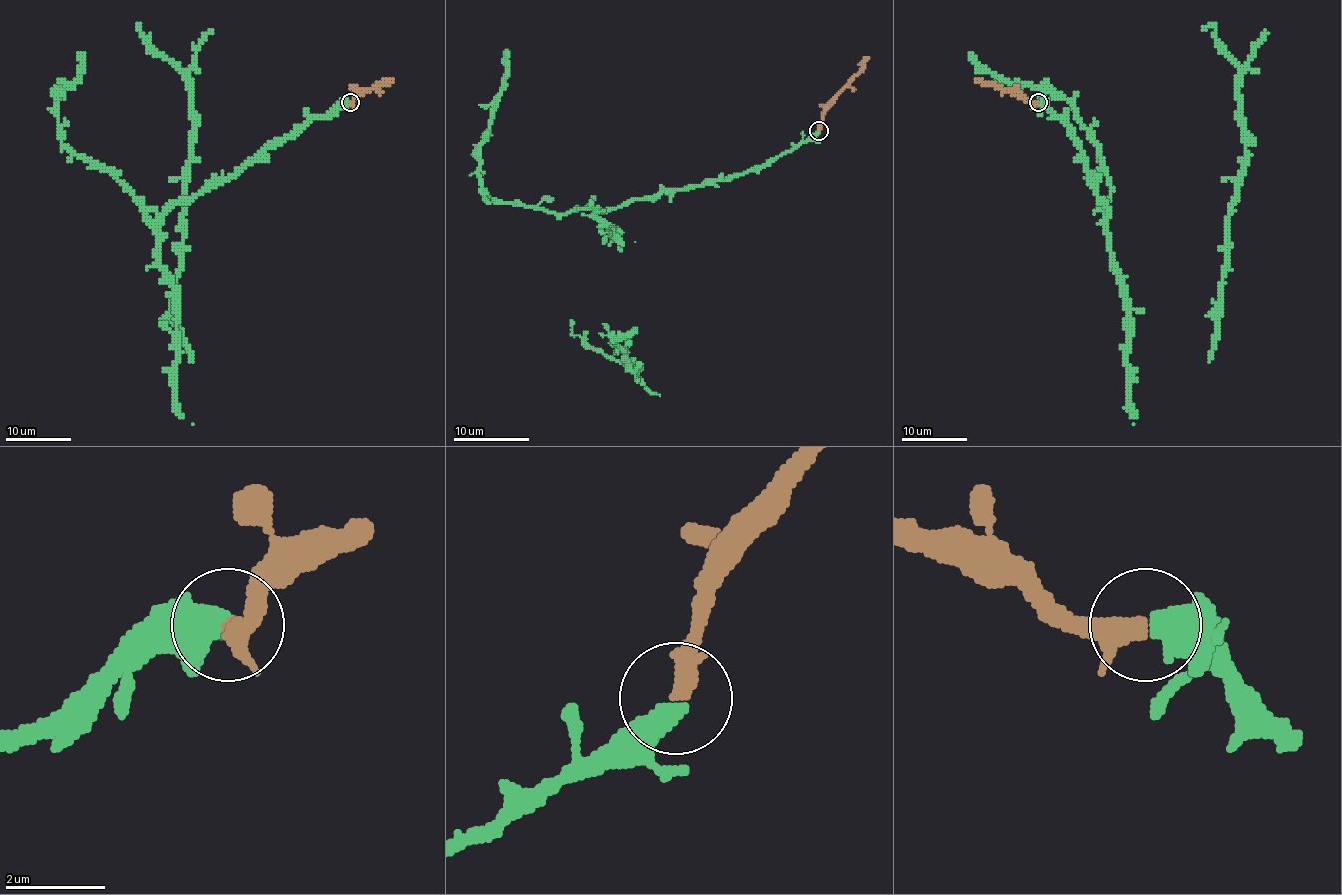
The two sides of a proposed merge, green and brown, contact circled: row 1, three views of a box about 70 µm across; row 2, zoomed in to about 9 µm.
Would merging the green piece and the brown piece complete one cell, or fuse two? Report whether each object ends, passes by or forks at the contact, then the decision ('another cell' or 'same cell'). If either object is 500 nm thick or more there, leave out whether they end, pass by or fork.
same cell

